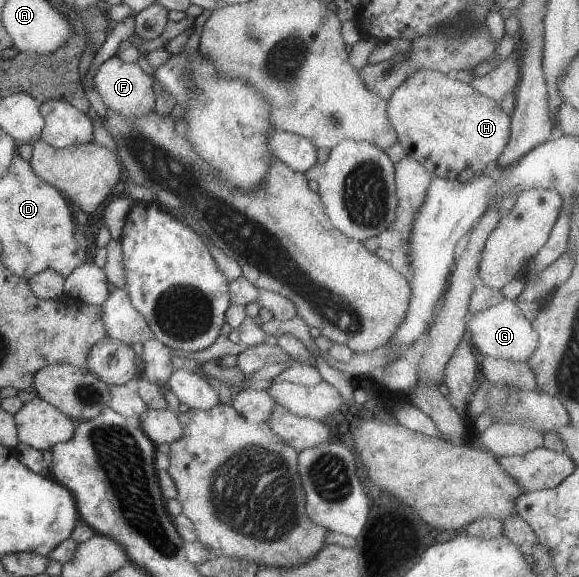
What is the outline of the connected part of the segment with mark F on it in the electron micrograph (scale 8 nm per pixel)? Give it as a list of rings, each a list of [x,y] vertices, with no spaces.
[[[112,56],[96,69],[93,82],[93,89],[100,95],[104,105],[126,119],[142,117],[146,113],[150,113],[155,107],[152,77],[144,73],[138,63],[126,63],[120,61],[117,56]]]

